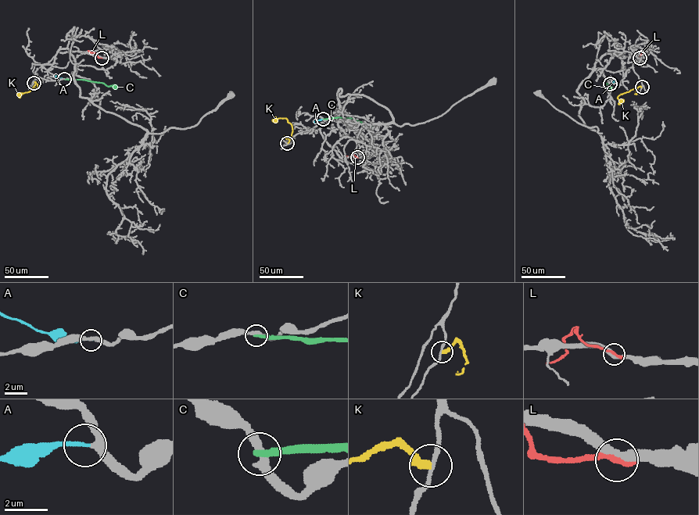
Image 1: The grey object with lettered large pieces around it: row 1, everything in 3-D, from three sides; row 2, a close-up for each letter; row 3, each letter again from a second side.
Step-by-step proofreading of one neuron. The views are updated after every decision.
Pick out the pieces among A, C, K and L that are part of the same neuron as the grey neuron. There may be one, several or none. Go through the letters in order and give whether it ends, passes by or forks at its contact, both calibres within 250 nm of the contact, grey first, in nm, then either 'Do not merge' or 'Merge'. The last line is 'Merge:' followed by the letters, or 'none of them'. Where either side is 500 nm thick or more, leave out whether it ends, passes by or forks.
A: It ends there. Thickness 300 nm (grey) against 180 nm. Merge
C: It ends there. Thickness 360 nm (grey) against 300 nm. Do not merge
K: It ends there. Thickness 180 nm (grey) against 200 nm. Do not merge
L: It ends there. Thickness 420 nm (grey) against 300 nm. Do not merge
Merge: A

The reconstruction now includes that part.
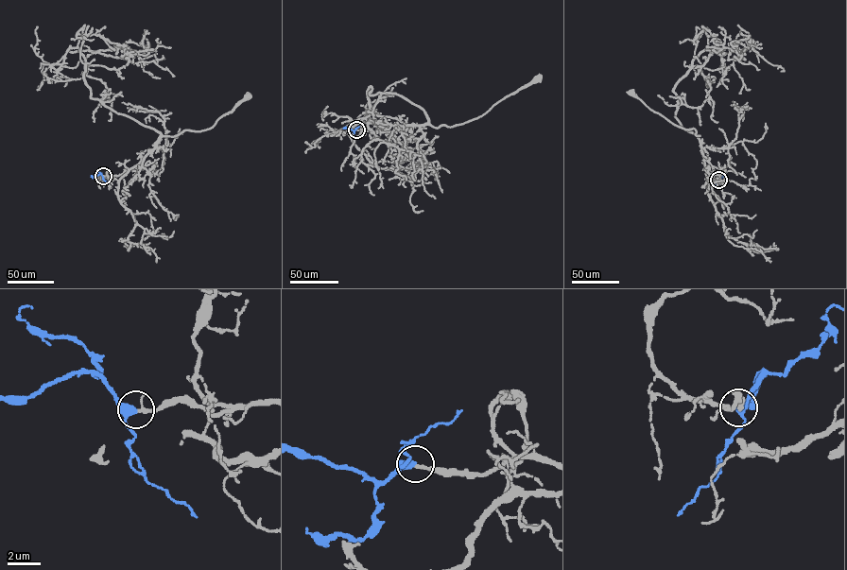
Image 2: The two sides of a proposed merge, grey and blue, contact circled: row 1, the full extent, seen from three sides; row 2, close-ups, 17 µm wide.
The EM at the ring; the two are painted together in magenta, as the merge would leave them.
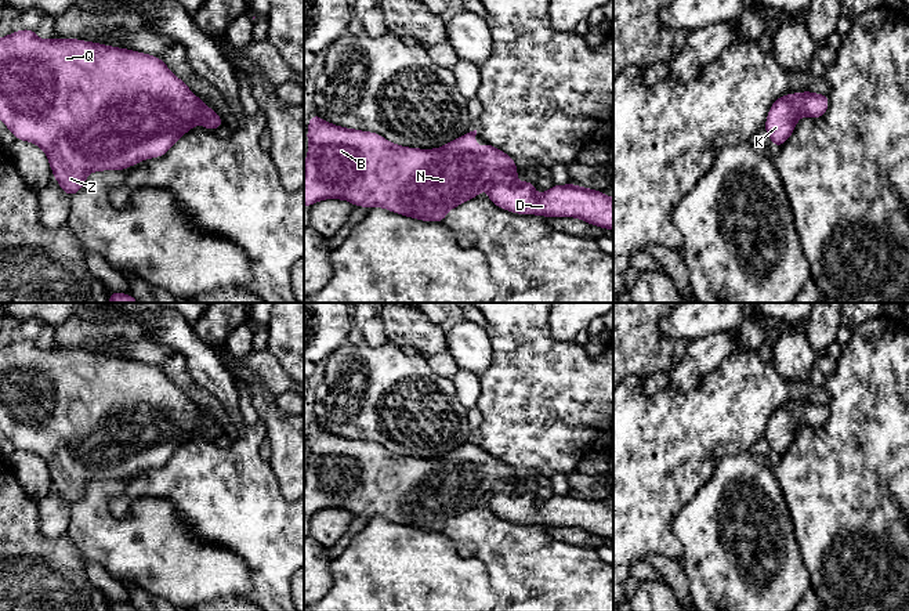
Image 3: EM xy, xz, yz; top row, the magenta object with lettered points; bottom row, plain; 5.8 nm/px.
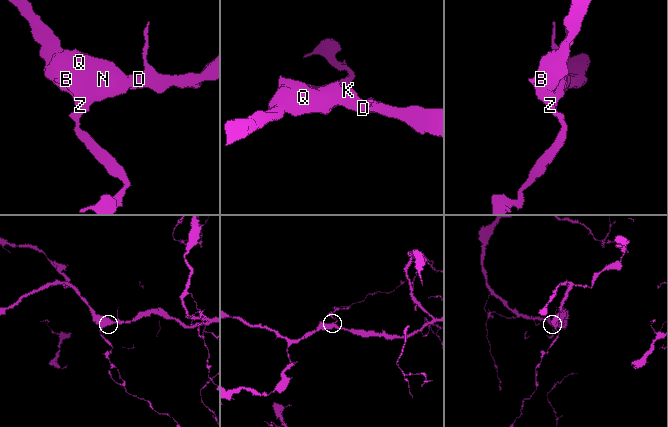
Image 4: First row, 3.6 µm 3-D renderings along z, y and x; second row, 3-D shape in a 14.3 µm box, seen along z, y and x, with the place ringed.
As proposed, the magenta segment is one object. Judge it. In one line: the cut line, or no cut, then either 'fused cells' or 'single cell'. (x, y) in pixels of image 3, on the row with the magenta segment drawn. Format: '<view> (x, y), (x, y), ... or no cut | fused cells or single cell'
no cut | single cell

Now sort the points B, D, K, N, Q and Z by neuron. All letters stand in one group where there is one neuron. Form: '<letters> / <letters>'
B D K N Q Z

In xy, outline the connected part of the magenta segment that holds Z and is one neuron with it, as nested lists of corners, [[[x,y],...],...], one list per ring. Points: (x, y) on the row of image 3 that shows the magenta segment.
[[[21,29],[19,32],[0,39],[0,120],[10,129],[15,140],[35,142],[46,152],[57,182],[69,198],[83,188],[90,171],[126,170],[141,160],[163,156],[174,142],[182,134],[192,130],[196,123],[203,124],[211,131],[216,131],[224,124],[220,115],[207,108],[204,101],[192,94],[189,87],[164,65],[162,58],[76,39],[40,40],[36,32],[30,29]]]

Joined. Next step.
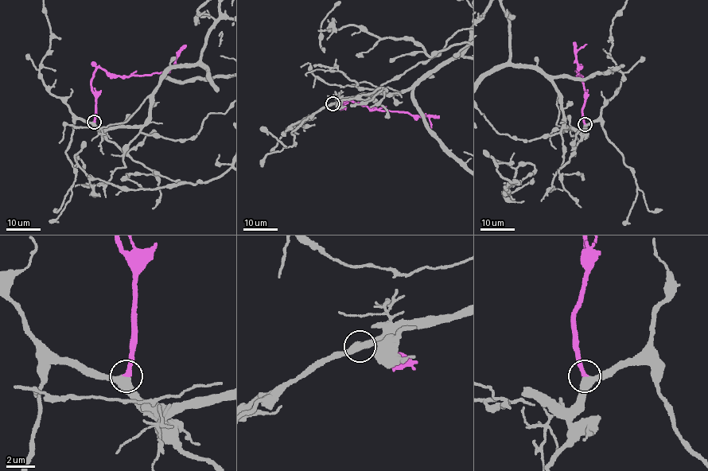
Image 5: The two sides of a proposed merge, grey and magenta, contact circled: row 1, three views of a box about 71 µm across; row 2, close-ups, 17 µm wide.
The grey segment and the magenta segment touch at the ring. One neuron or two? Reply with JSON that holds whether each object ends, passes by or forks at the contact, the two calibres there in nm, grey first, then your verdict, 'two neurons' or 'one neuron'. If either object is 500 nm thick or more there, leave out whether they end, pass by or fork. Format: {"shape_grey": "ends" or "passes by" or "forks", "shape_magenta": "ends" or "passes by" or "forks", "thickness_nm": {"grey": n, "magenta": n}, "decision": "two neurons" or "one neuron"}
{"shape_grey": "passes by", "shape_magenta": "ends", "thickness_nm": {"grey": 480, "magenta": 320}, "decision": "one neuron"}

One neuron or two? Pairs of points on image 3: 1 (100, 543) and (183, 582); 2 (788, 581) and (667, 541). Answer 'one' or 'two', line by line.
1: one
2: two

